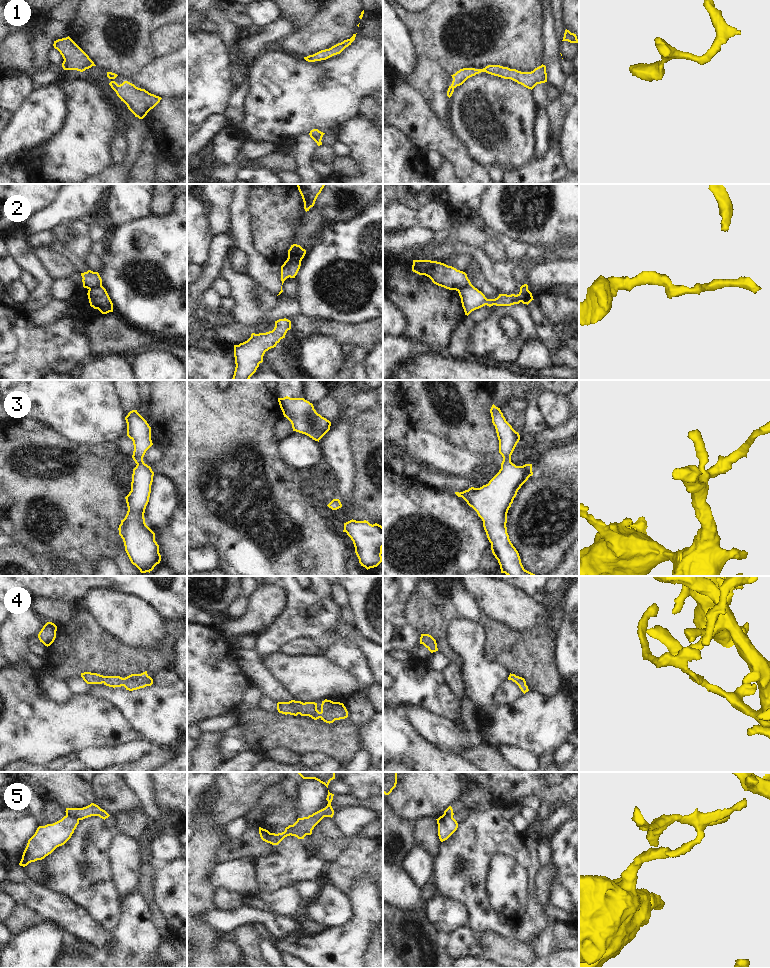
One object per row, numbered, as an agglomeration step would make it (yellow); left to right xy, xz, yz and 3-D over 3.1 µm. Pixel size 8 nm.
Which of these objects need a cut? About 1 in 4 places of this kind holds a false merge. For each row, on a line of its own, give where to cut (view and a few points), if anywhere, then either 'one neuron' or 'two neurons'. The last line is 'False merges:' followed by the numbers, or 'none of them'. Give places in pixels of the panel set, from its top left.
1: cut none; one neuron
2: cut xz (300, 261), (282, 266); two neurons
3: cut none; one neuron
4: cut none; one neuron
5: cut xy (66, 814), (78, 820); two neurons
False merges: 2, 5

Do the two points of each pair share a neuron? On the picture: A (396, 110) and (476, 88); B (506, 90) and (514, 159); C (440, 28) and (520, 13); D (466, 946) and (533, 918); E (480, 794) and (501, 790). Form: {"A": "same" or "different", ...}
{"A": "different", "B": "same", "C": "same", "D": "different", "E": "different"}

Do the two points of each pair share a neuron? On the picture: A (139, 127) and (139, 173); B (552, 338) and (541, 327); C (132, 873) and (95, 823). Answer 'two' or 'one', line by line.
A: two
B: one
C: two

